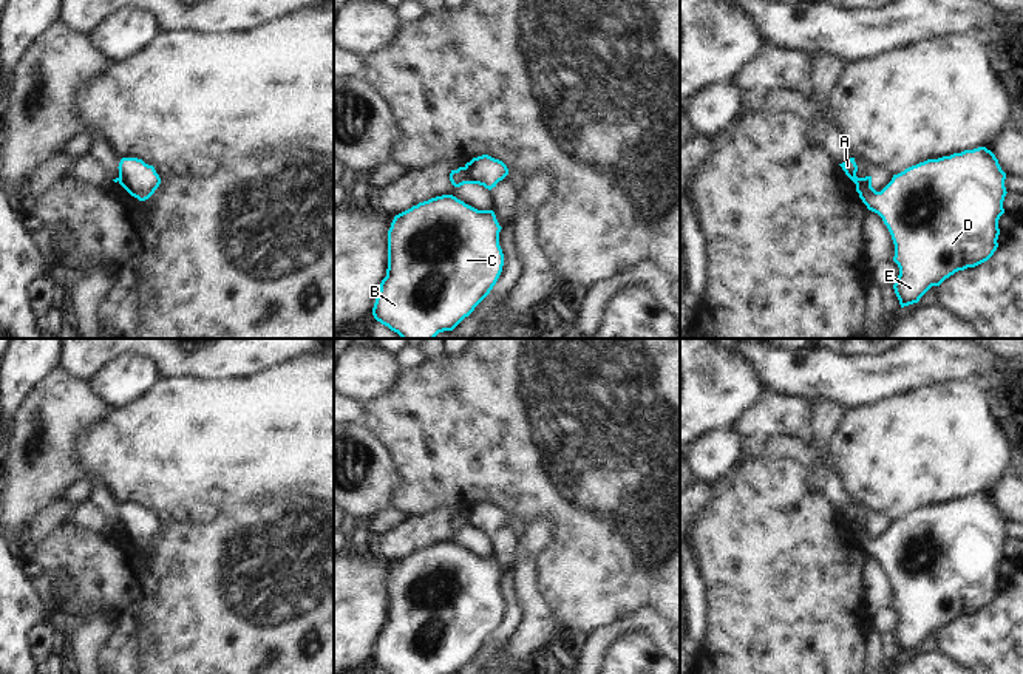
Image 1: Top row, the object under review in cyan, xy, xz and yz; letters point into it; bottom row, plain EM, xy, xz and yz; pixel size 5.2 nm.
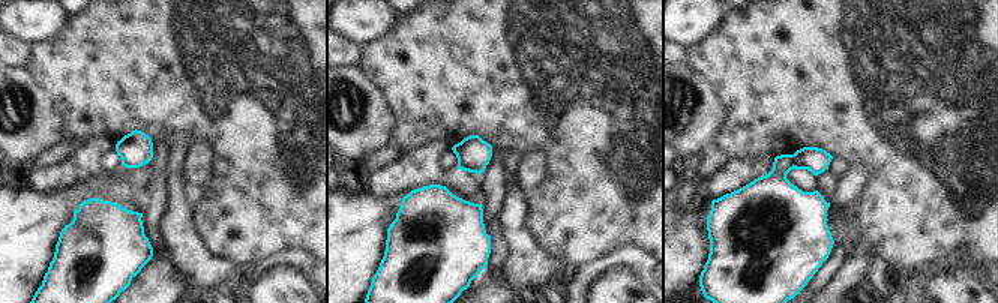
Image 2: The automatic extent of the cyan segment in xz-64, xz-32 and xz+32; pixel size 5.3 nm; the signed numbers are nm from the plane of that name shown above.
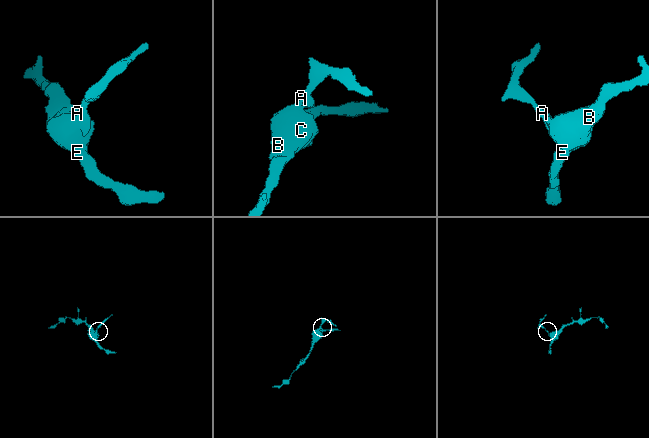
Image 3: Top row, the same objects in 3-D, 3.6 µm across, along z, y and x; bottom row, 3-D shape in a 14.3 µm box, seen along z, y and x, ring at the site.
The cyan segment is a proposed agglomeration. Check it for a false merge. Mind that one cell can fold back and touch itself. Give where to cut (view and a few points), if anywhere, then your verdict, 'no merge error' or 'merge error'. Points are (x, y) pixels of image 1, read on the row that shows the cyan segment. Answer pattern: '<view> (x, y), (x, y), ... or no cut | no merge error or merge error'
xz (464, 167), (469, 183) | merge error

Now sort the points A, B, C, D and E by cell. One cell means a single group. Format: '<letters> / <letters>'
A / B C D E

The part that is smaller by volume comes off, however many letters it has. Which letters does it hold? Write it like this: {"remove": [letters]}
{"remove": ["A"]}

